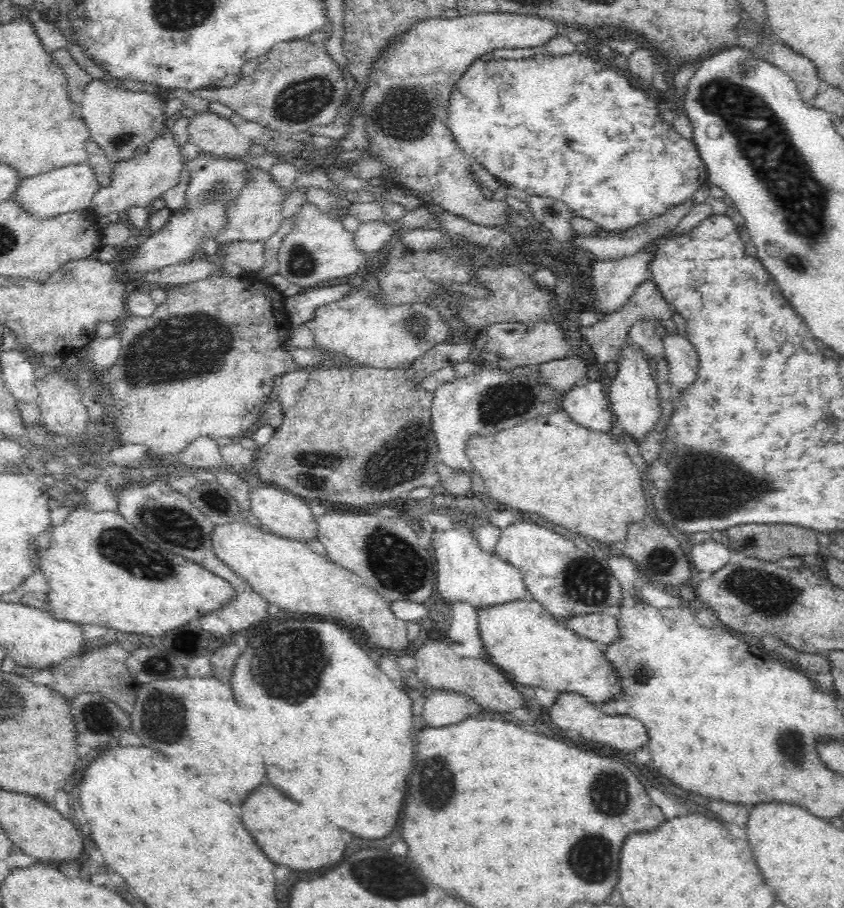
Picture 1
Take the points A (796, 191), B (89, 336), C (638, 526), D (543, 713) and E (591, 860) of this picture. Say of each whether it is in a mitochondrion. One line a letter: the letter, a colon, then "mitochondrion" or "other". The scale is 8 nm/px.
A: mitochondrion
B: other
C: other
D: other
E: mitochondrion

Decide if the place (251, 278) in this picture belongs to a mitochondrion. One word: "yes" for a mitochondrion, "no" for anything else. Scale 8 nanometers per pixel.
no

